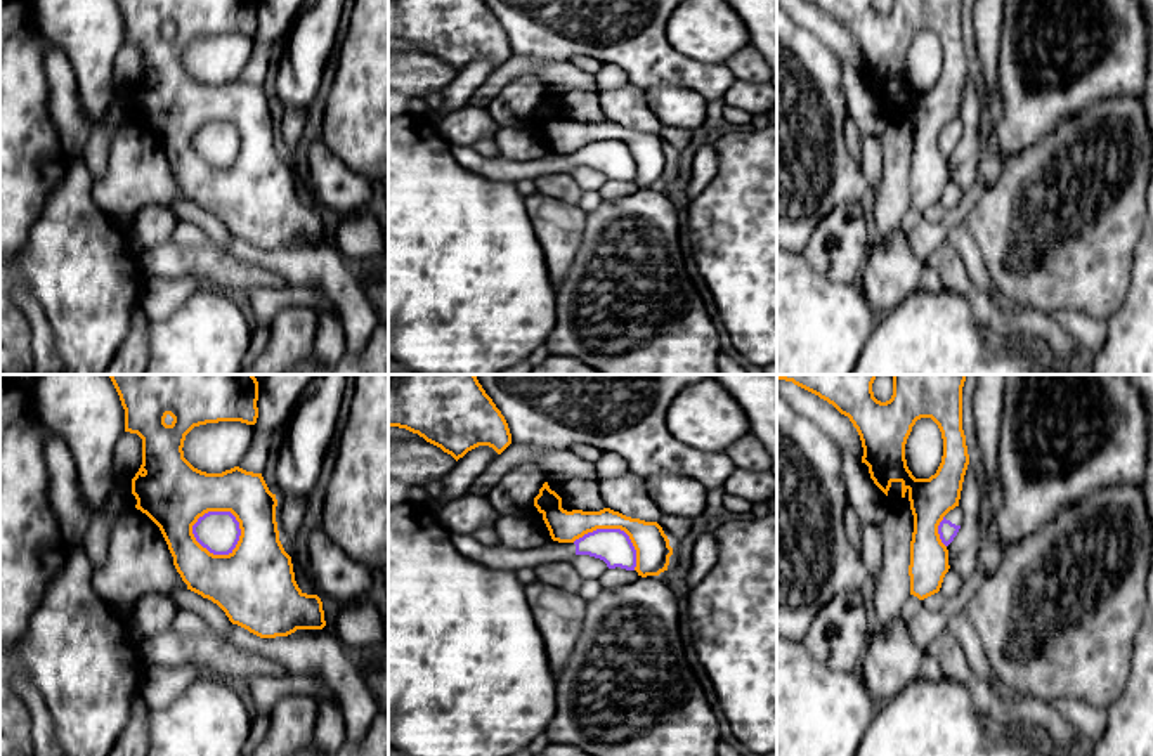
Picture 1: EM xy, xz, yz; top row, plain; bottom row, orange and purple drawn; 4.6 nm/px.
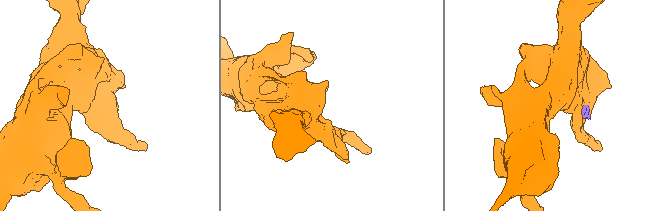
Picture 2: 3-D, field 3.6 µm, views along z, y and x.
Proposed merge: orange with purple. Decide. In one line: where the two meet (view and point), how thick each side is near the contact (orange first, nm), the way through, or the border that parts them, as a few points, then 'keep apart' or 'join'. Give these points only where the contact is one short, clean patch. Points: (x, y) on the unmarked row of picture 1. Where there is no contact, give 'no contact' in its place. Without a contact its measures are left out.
xy (222, 122) | 320/190 nm | along xy (191, 137), (208, 123), (229, 123), (238, 134), (241, 146) | keep apart

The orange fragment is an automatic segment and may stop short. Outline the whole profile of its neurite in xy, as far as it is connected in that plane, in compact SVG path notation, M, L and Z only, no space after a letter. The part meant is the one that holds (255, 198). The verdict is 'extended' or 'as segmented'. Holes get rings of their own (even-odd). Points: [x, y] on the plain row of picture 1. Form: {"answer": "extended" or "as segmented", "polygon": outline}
{"answer": "as segmented", "polygon": "M116 0L116 3L125 21L125 43L142 50L142 76L132 90L135 120L160 139L187 201L212 212L232 236L260 250L288 248L296 241L322 241L326 238L322 213L317 206L303 205L295 192L291 168L279 153L277 111L262 85L239 78L206 85L184 69L184 52L194 38L218 33L255 36L258 0ZM208 123L231 123L239 134L241 147L229 166L210 165L192 146L192 137Z"}

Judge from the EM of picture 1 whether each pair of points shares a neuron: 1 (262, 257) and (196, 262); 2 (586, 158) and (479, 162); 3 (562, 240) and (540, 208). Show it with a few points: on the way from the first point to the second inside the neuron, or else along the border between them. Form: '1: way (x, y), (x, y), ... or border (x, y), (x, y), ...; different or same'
1: border (226, 248), (234, 257), (274, 273); different
2: way (560, 163), (536, 169), (505, 169); same
3: way (559, 233), (559, 228), (547, 215); same

